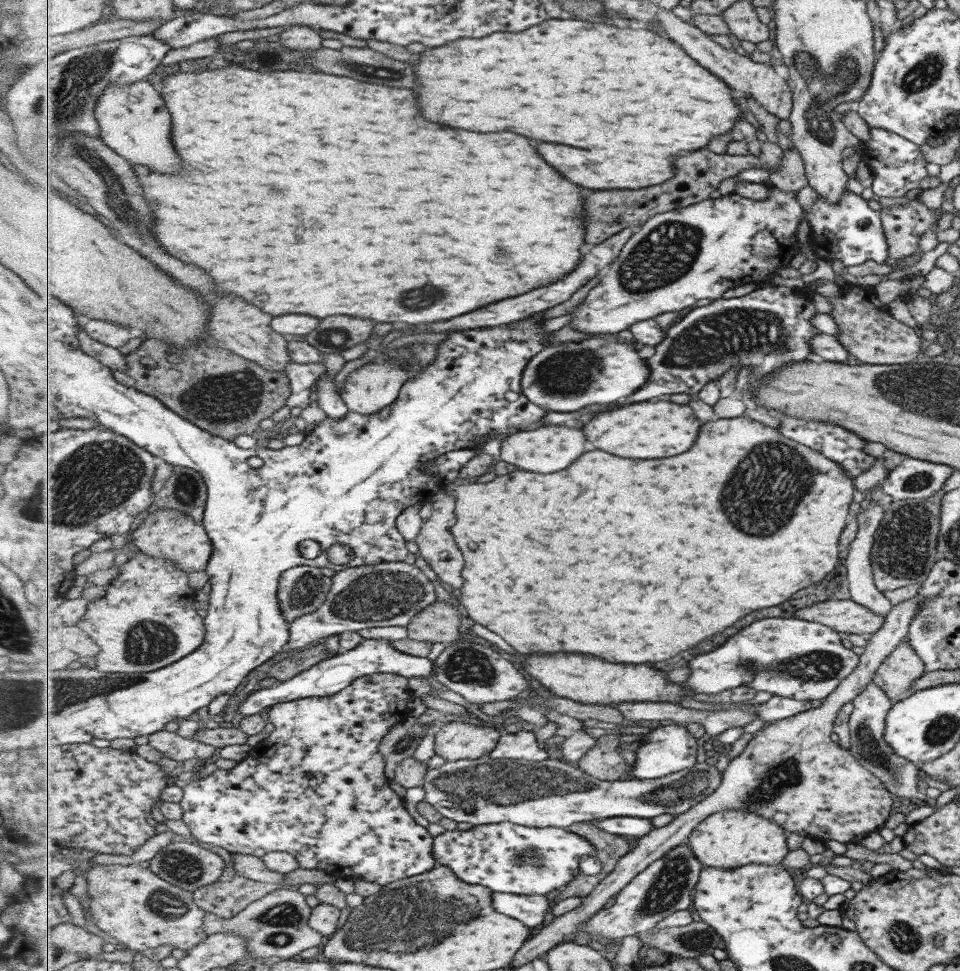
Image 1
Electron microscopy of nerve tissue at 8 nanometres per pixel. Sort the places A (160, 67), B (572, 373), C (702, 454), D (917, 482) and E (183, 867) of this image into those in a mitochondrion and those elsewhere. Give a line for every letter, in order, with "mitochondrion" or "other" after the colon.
A: other
B: mitochondrion
C: other
D: mitochondrion
E: mitochondrion

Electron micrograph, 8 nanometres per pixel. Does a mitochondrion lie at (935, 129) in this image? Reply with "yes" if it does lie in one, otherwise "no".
no

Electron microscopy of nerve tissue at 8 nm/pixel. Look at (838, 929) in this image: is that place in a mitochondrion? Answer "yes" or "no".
no

